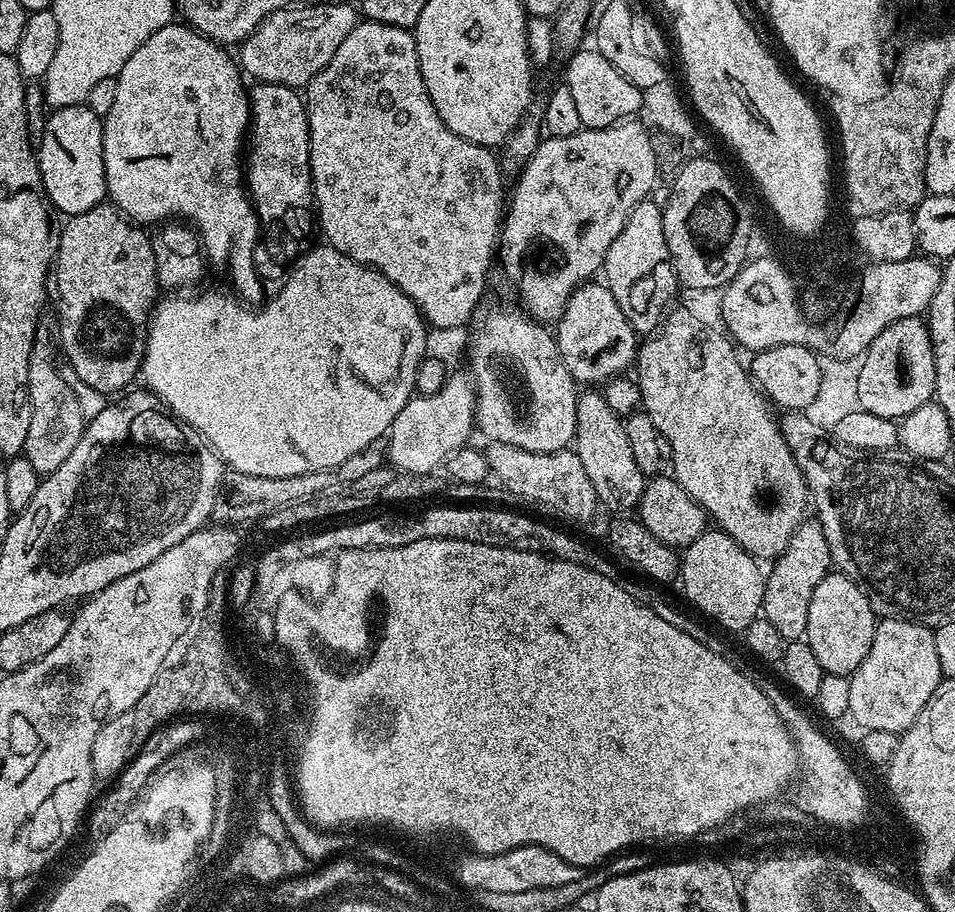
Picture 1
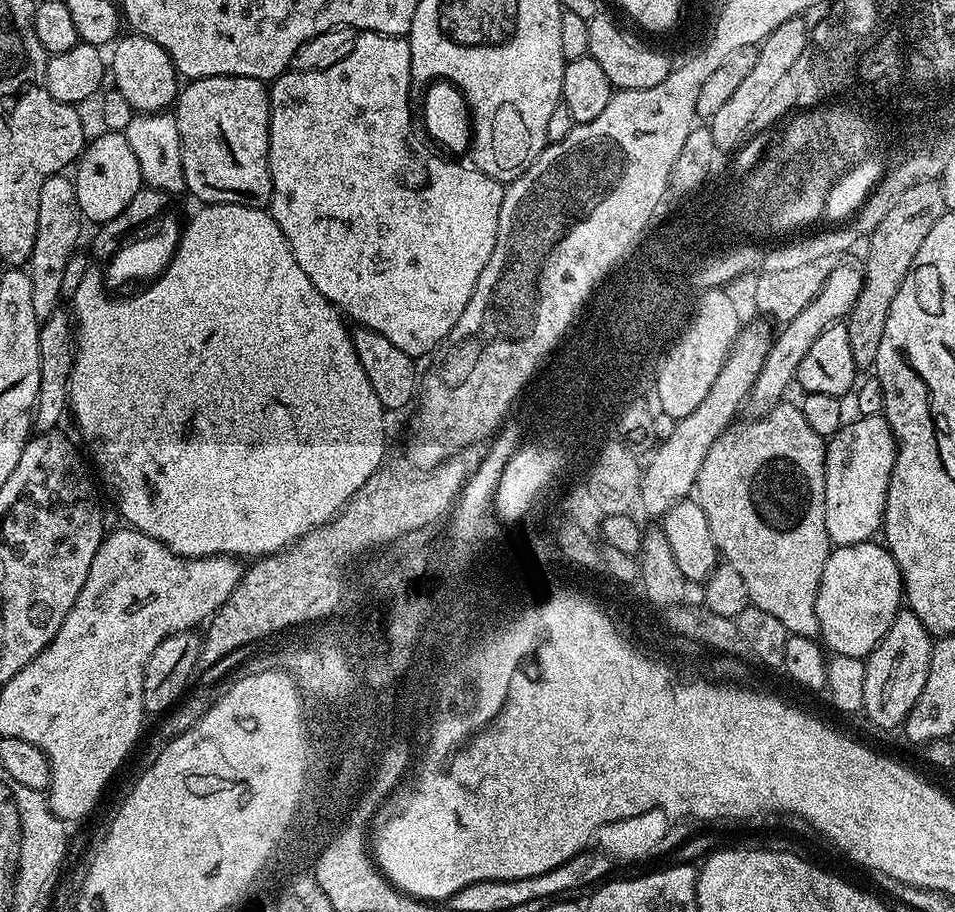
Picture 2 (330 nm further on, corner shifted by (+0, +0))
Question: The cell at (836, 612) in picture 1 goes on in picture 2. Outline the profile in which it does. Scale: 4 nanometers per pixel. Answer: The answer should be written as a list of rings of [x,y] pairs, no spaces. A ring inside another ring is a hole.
[[[883,543],[833,547],[826,566],[822,566],[822,582],[816,599],[819,639],[823,647],[838,656],[868,657],[902,610],[903,591],[900,564]]]

